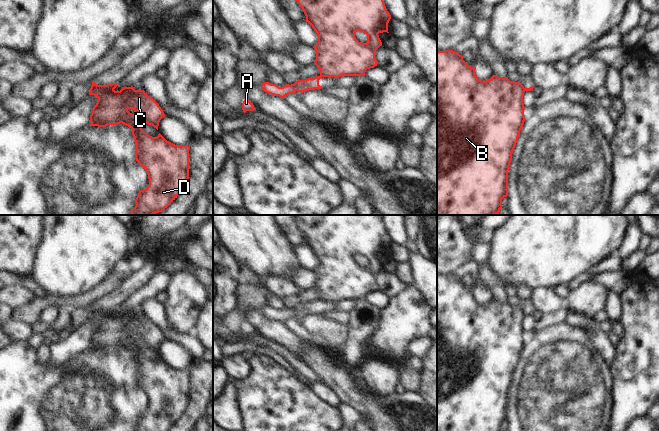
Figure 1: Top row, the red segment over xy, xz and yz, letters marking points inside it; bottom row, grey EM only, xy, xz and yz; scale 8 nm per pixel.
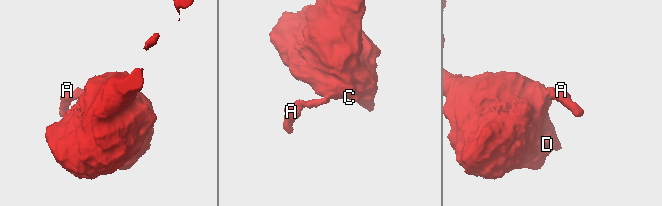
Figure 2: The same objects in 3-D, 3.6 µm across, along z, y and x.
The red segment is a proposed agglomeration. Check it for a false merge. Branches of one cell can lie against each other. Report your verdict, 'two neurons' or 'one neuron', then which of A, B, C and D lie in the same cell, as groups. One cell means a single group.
two neurons; A / B C D

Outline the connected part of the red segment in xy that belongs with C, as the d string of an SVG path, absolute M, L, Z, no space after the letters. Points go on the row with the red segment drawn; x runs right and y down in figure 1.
M117 84L98 85L89 91L89 95L98 98L91 111L89 126L122 123L132 129L135 159L146 170L149 185L139 191L130 215L154 215L164 211L183 191L189 179L190 146L175 145L160 133L157 137L148 135L128 110L140 111L142 121L157 130L160 120L165 117L163 110L144 90L131 86L115 91Z

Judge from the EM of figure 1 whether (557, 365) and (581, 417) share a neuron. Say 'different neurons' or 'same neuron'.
same neuron

